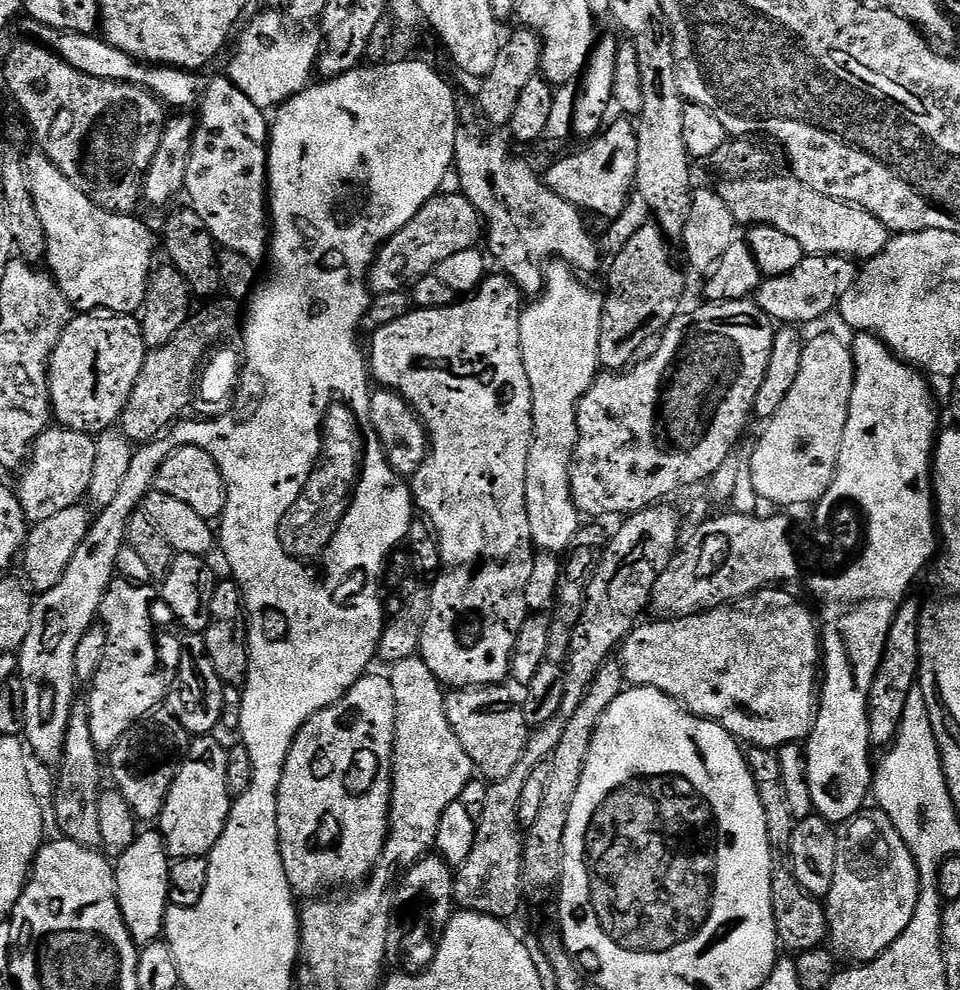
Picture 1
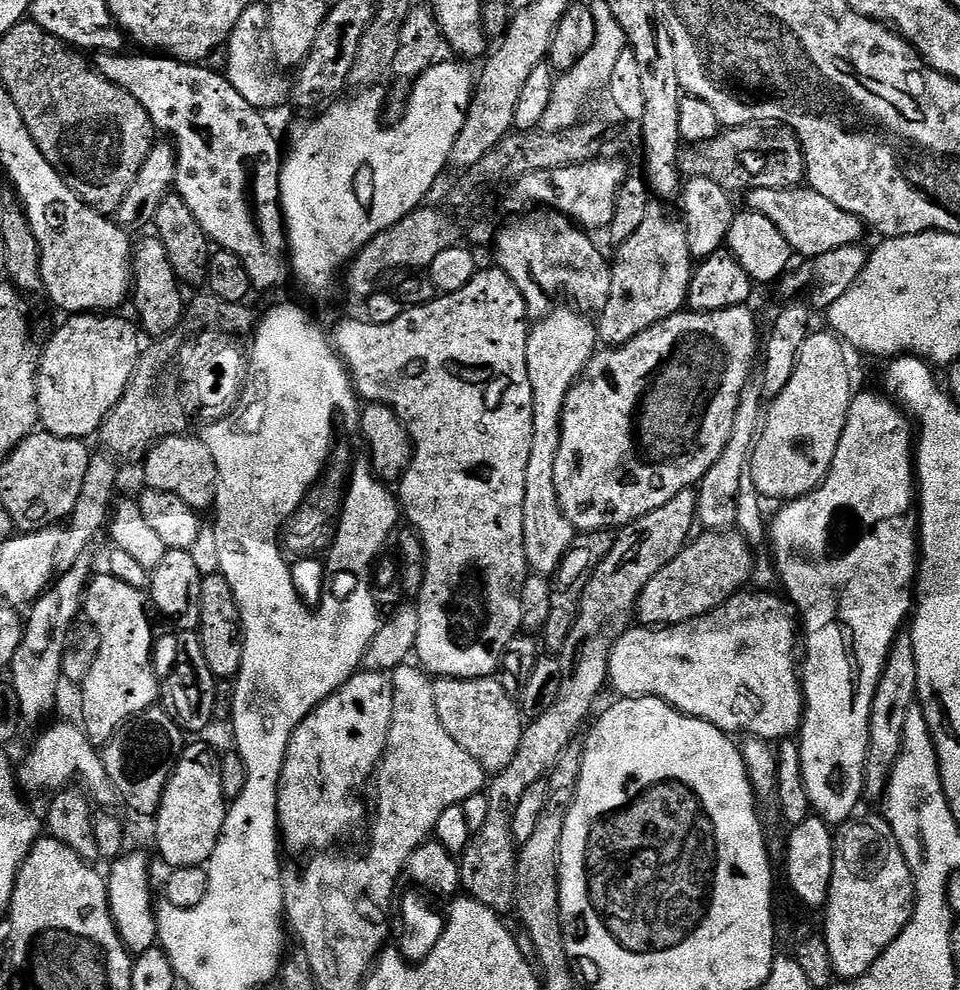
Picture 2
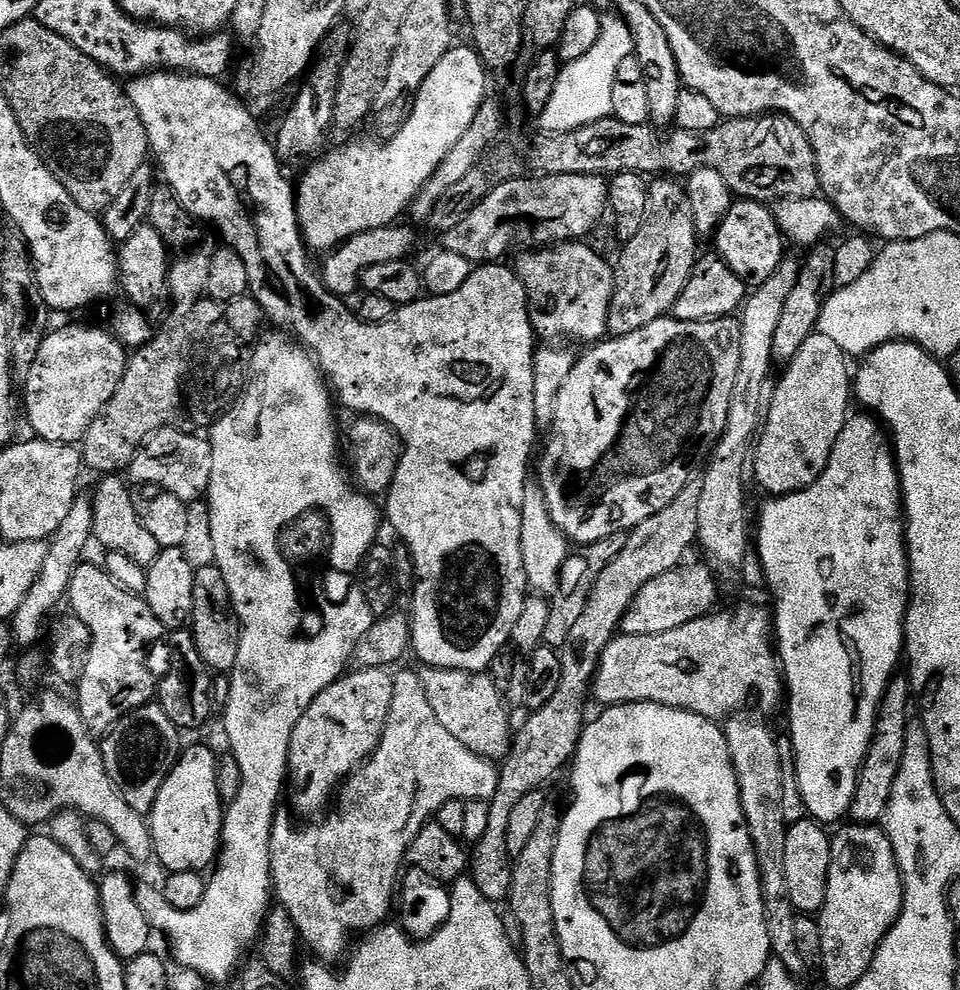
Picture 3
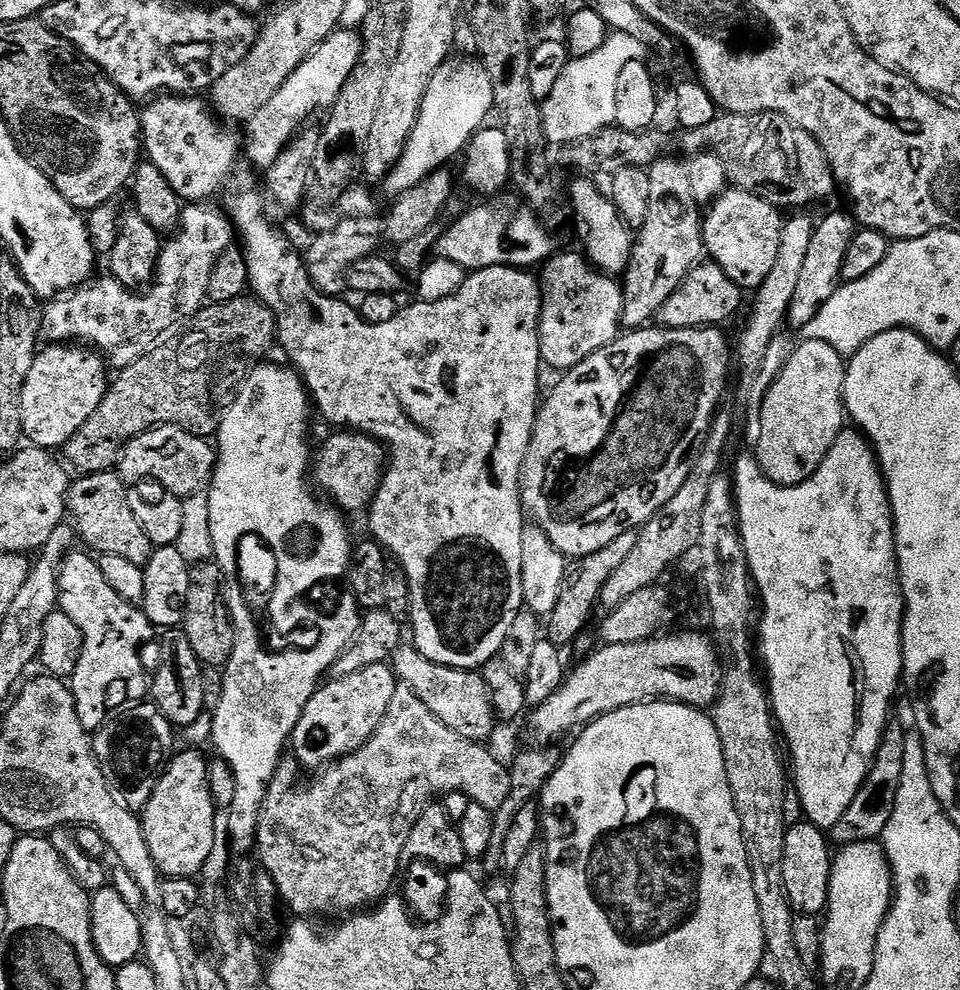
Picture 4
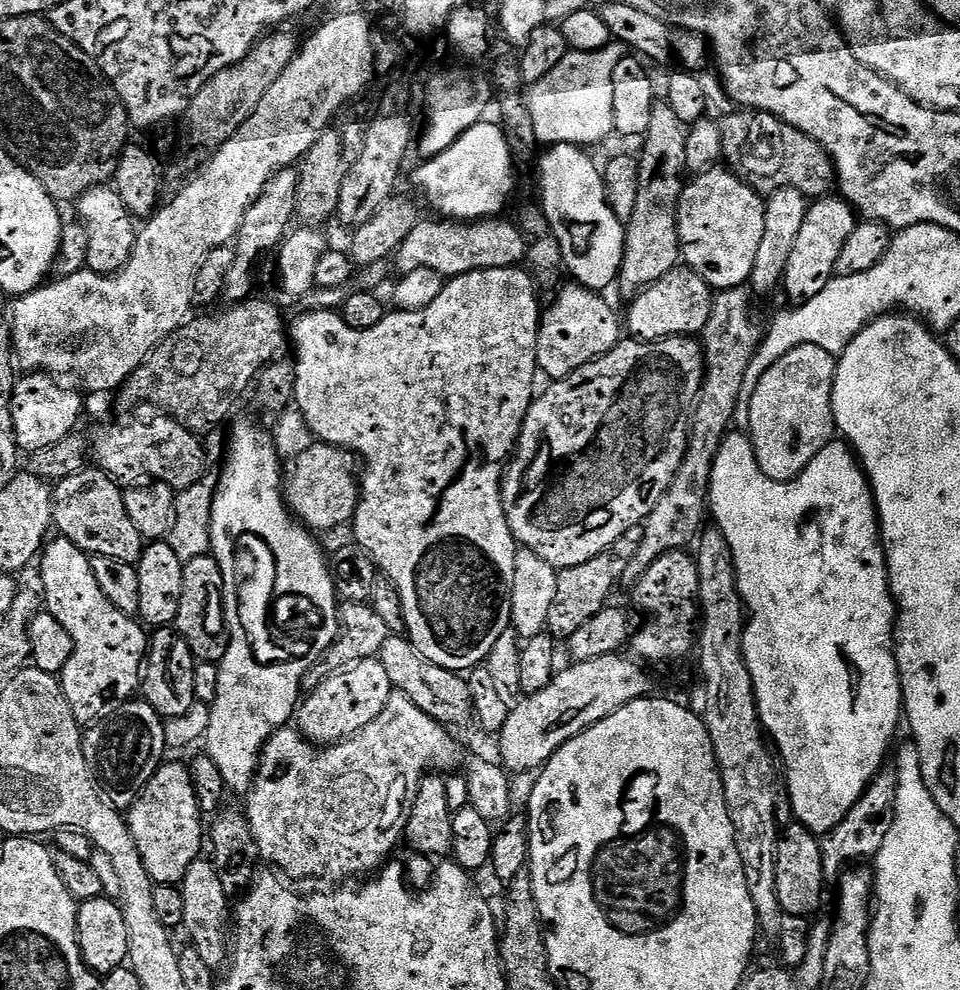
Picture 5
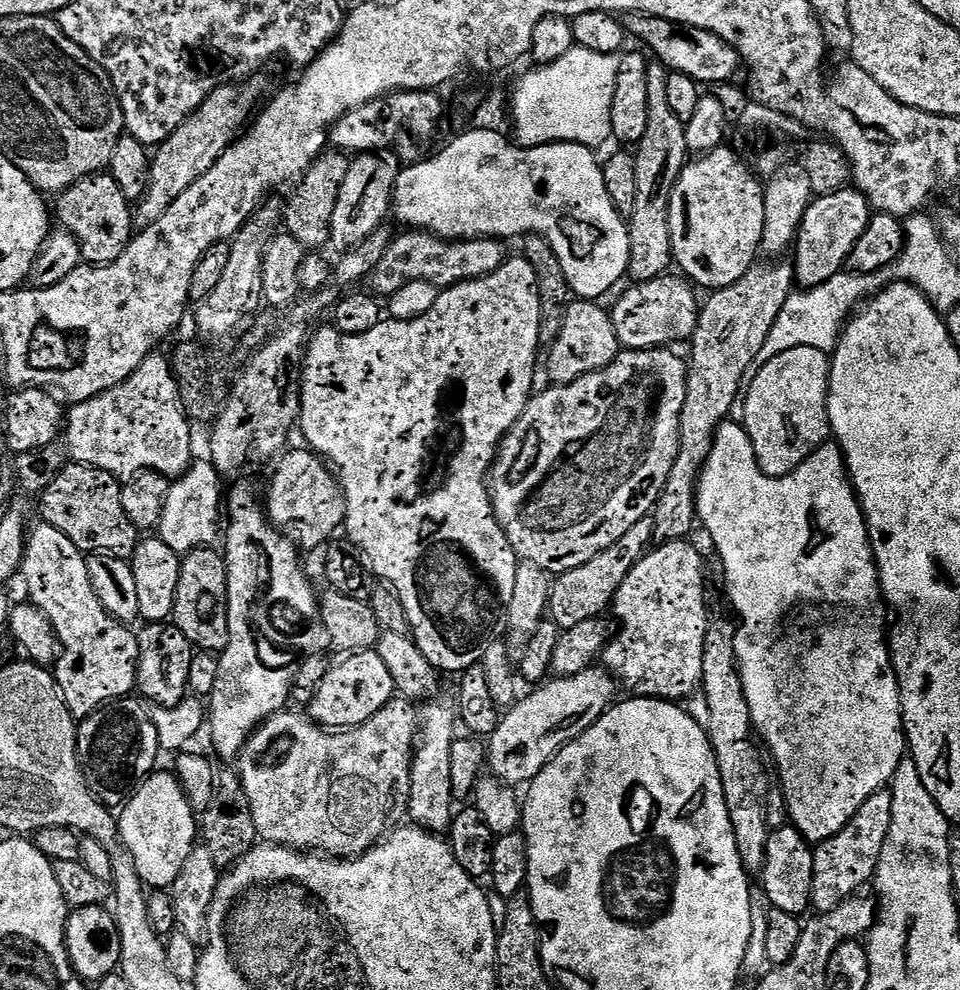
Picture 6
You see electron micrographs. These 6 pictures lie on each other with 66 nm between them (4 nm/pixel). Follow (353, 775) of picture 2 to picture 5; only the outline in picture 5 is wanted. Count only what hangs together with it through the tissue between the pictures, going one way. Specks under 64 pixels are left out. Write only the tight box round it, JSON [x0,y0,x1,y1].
[298,659,393,746]

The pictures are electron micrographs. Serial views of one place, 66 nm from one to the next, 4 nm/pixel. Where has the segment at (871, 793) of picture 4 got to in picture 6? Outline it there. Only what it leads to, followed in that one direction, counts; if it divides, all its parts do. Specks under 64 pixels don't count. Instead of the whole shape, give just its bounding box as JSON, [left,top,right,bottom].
[810,790,892,913]

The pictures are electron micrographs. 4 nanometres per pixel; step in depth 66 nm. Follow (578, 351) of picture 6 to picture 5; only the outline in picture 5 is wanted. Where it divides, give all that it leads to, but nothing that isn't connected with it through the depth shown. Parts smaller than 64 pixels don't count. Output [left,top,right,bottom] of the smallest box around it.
[536,282,622,381]

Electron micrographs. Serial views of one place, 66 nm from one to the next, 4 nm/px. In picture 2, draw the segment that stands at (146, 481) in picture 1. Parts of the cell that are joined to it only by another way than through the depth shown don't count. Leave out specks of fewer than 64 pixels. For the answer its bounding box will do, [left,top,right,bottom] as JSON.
[10,558,89,724]

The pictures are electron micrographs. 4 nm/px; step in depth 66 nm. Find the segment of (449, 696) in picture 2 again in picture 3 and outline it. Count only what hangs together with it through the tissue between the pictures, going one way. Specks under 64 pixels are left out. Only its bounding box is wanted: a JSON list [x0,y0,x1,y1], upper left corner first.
[419,666,514,761]

